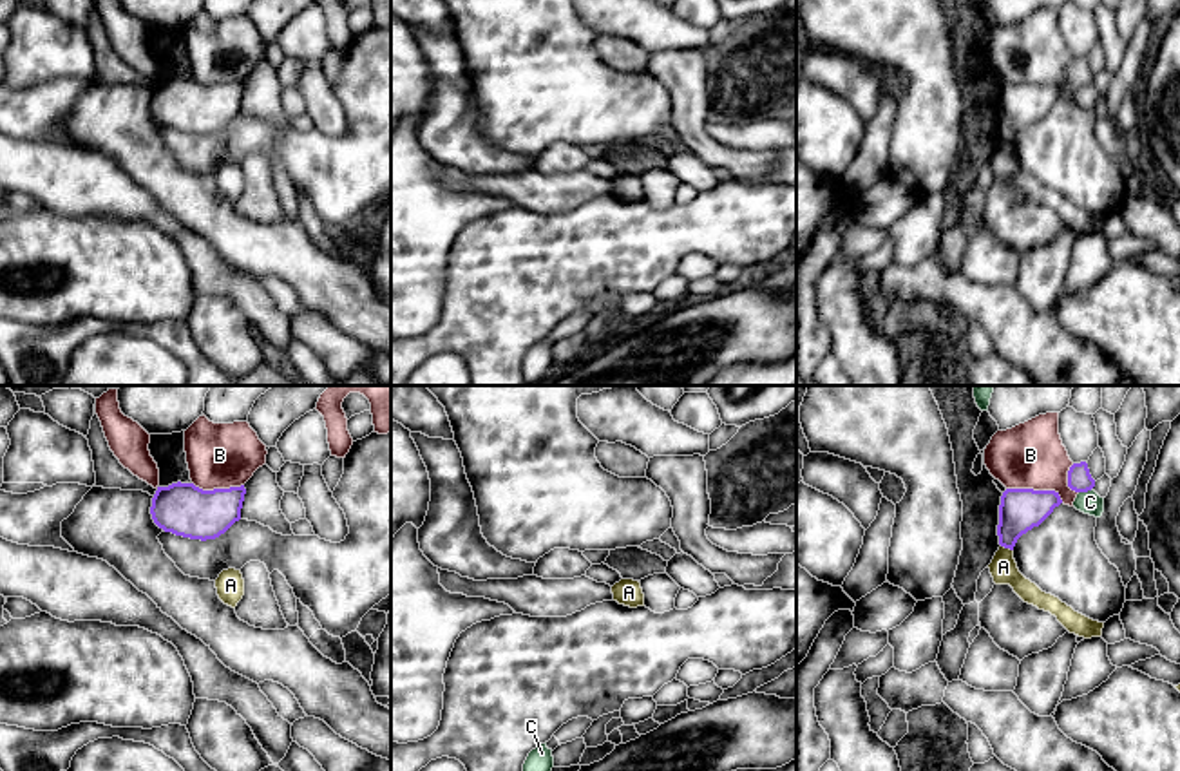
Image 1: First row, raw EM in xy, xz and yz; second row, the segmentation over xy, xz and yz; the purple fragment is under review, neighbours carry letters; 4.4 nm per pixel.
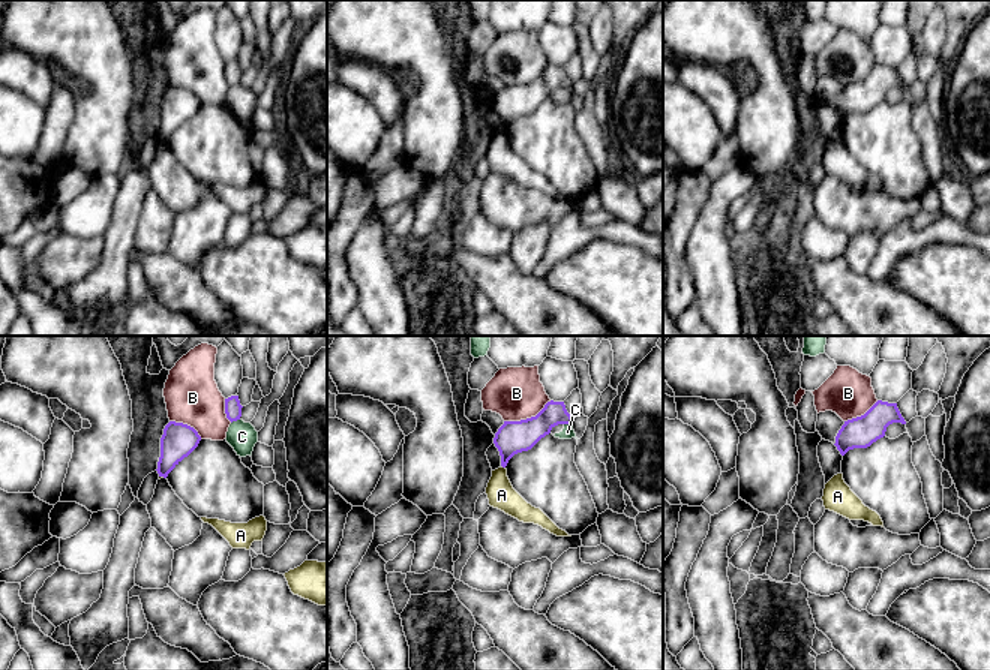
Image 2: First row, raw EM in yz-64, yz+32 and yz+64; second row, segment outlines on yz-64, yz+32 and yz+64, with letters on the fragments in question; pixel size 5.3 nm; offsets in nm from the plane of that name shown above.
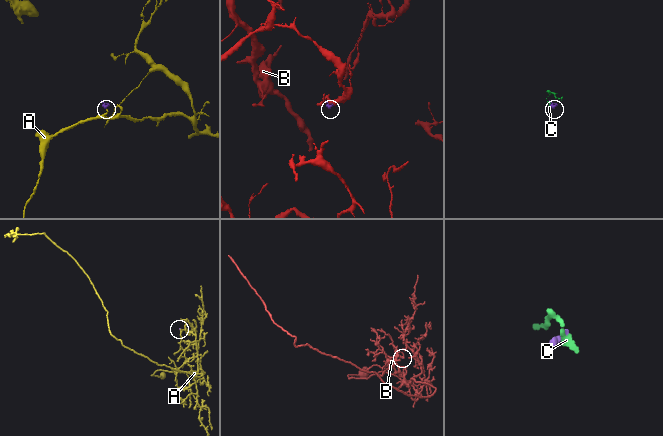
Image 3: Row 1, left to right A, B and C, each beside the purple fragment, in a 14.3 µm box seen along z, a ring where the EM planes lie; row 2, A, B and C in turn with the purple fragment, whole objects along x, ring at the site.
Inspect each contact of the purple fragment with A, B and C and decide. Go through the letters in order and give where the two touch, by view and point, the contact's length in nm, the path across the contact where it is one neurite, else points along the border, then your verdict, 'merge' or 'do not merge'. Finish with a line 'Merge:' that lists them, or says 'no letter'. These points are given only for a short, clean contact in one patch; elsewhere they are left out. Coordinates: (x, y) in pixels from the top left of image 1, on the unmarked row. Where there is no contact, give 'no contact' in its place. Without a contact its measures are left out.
A: yz (1007, 142) | 60 nm | along yz (1001, 140), (1012, 145) | do not merge
B: yz (1036, 85) | 260 nm | do not merge
C: yz (1084, 85) | 70 nm | along yz (1092, 82), (1079, 87) | do not merge
Merge: no letter

